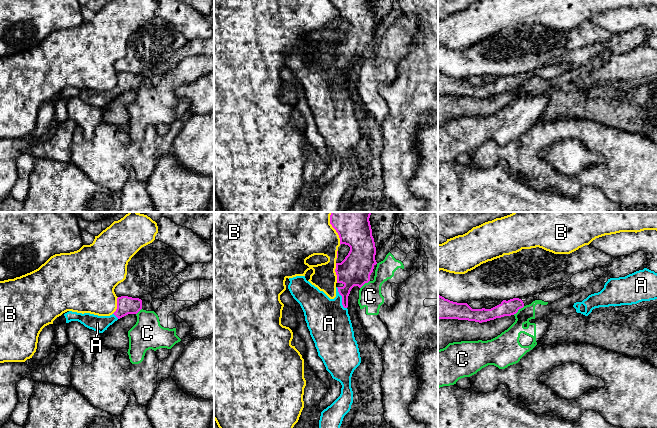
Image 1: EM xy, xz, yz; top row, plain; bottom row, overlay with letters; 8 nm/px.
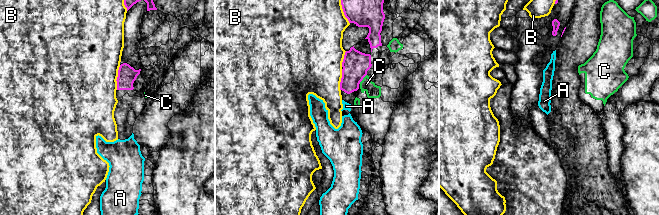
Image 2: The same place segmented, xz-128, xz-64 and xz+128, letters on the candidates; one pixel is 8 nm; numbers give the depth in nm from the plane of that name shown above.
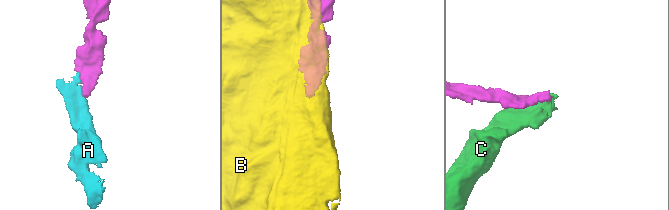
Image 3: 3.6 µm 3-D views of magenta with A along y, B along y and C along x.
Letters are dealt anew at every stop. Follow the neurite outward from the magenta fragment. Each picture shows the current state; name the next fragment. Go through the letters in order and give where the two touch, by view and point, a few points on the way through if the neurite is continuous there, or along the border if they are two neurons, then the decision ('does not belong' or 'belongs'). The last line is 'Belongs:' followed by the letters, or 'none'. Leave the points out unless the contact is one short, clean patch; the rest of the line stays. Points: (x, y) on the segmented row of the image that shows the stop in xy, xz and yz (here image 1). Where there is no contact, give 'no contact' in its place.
A: xz (342, 298) | across xz (355, 270), (342, 298), (330, 316), (329, 323) | belongs
B: xz (333, 227) | does not belong
C: yz (518, 309) | along yz (524, 306), (513, 314) | does not belong
Belongs: A

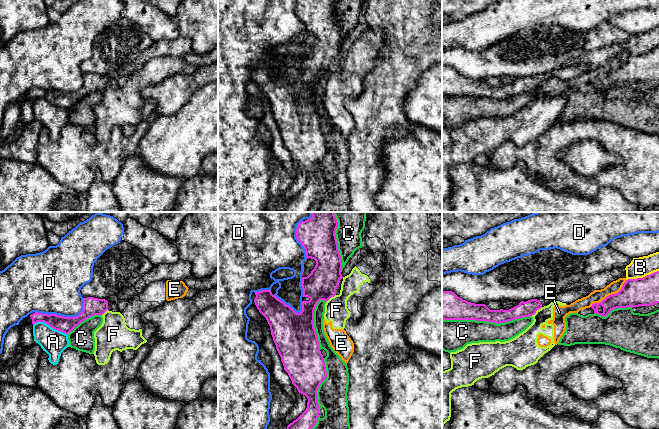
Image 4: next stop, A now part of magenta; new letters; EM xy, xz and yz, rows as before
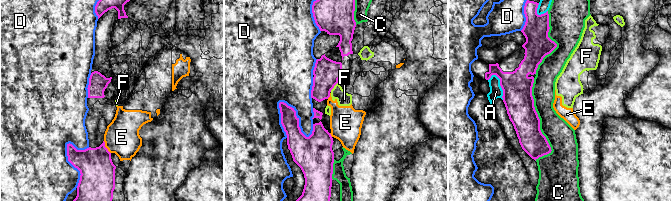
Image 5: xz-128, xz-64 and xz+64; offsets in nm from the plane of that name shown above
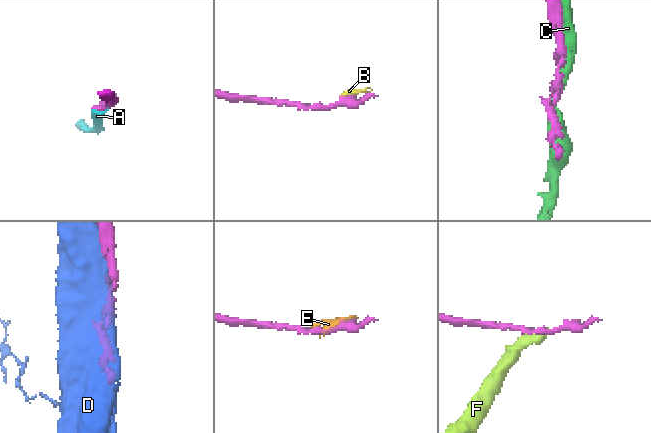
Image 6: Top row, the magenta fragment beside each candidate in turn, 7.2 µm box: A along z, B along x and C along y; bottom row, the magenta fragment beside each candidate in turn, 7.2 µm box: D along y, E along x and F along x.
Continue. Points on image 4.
A: xy (50, 326) | does not belong
B: yz (643, 277) | does not belong
C: yz (486, 321) | does not belong
D: xy (63, 316) | does not belong
E: yz (609, 295) | does not belong
F: yz (536, 310) | along yz (542, 307), (531, 315) | does not belong
Belongs: none

